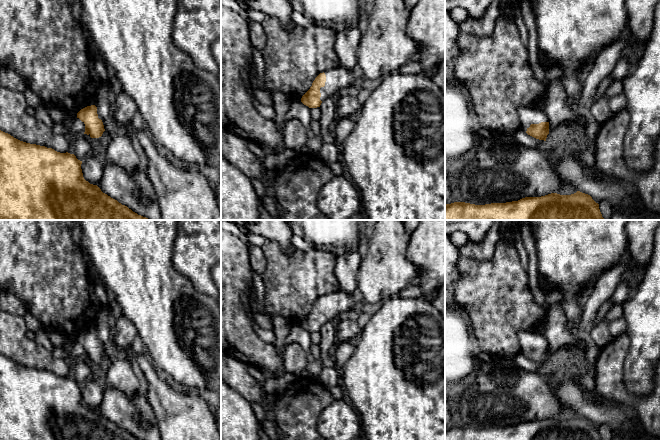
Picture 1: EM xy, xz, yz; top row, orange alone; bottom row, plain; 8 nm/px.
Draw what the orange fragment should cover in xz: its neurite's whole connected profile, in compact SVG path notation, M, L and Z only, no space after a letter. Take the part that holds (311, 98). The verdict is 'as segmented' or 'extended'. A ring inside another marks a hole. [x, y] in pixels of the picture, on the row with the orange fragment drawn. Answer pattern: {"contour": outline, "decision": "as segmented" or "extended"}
{"contour": "M341 66L320 73L302 96L301 102L309 108L320 107L325 99L334 97L338 90L352 86L359 75L359 70L347 70Z", "decision": "extended"}

